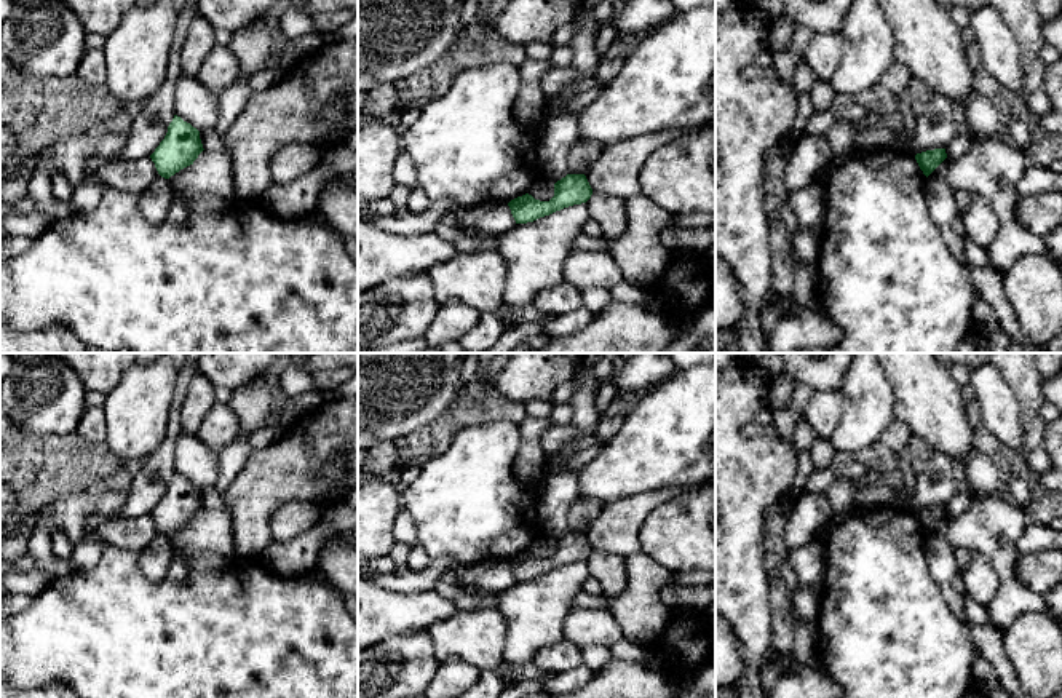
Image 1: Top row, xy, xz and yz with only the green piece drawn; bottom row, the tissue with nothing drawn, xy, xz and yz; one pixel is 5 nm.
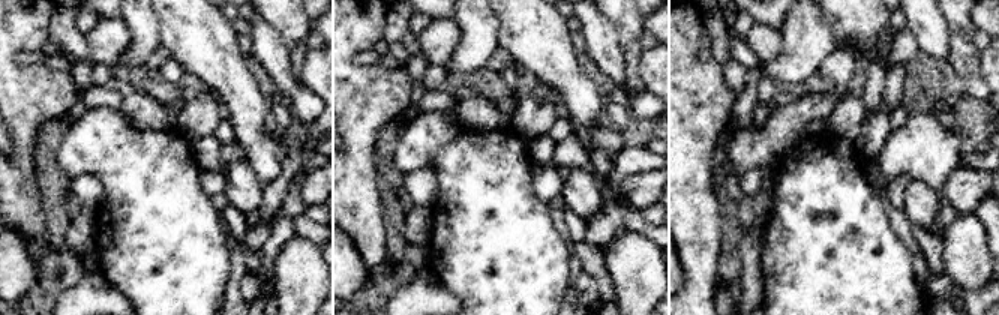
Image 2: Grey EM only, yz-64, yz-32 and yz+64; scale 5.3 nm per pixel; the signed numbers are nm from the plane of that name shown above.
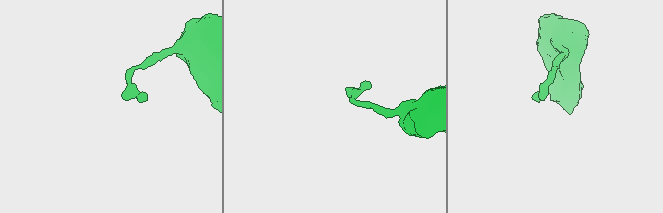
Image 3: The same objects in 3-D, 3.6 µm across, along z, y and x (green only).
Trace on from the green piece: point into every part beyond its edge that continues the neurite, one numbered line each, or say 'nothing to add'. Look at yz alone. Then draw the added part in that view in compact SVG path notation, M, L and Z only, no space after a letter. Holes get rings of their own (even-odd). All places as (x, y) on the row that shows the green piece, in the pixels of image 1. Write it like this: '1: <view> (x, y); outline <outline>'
nothing to add

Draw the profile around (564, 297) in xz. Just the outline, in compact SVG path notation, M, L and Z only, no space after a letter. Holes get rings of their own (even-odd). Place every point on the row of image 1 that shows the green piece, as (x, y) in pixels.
M569 281L545 288L537 292L533 307L541 313L543 319L551 319L575 311L583 303L581 289Z

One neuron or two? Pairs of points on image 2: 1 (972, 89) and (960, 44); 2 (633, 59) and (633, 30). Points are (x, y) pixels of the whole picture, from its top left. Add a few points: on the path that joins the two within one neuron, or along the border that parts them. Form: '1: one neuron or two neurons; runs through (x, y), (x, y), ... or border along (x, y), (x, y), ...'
1: one neuron; runs through (972, 78), (963, 54)
2: one neuron; runs through (633, 51), (633, 38)

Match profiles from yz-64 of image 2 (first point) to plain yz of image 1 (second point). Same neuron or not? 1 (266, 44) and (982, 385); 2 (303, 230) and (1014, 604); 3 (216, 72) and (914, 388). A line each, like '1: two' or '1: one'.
1: one
2: one
3: one

